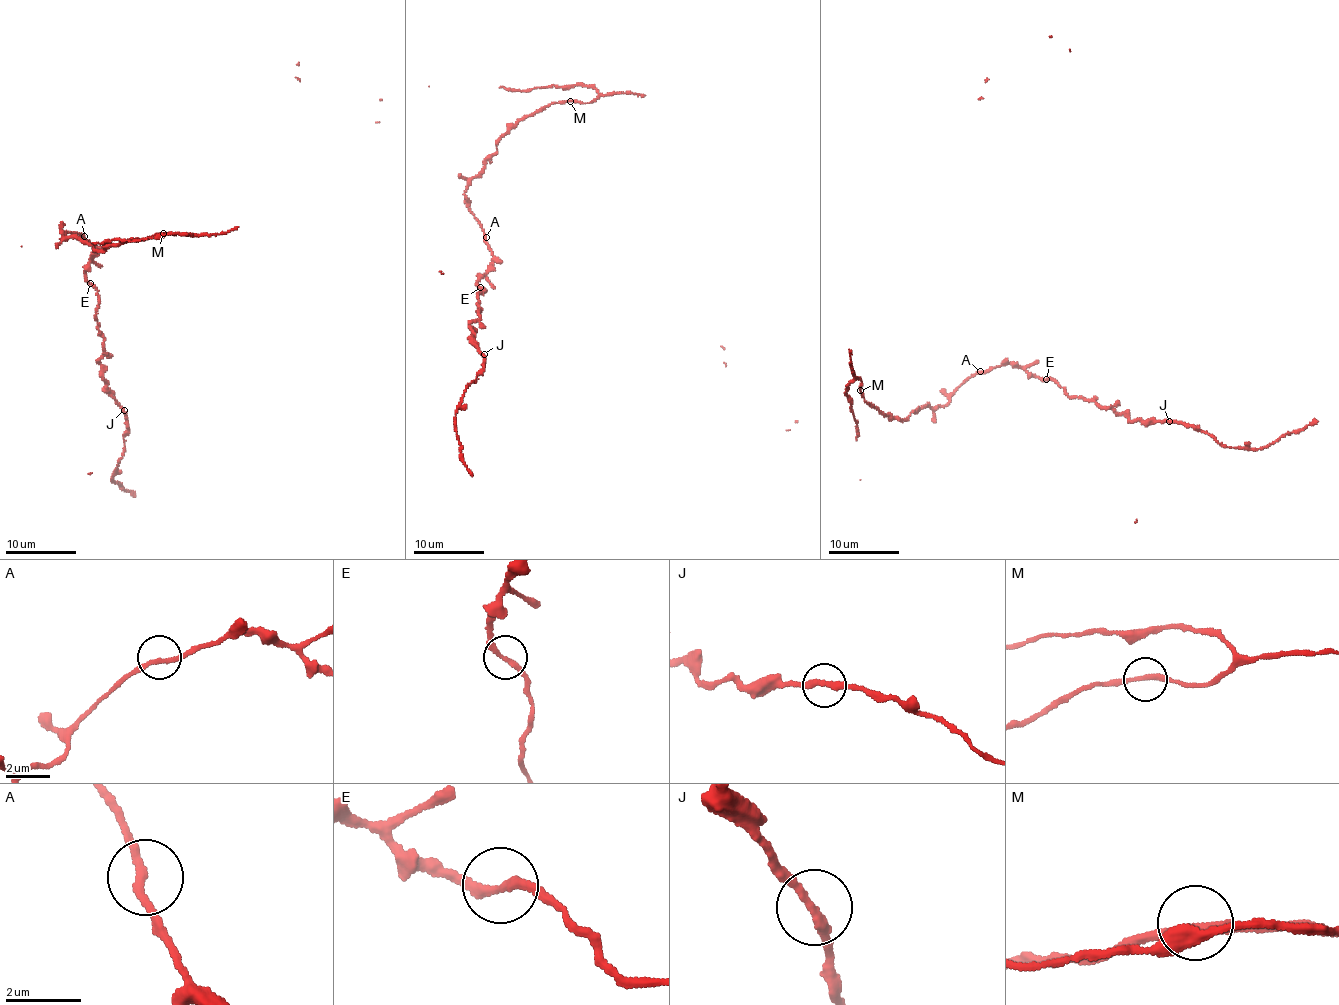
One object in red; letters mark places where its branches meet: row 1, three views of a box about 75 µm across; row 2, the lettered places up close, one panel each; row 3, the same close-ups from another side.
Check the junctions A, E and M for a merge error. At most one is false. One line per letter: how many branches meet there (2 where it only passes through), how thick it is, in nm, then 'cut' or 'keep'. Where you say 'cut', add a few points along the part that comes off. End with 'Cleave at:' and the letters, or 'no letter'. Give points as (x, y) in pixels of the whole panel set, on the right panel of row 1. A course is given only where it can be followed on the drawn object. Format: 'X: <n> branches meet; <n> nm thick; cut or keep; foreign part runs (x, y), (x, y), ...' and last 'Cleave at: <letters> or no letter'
A: 2 branches meet; 200 nm thick; keep
E: 2 branches meet; 220 nm thick; keep
M: 2 branches meet; 200 nm thick; keep
Cleave at: no letter

